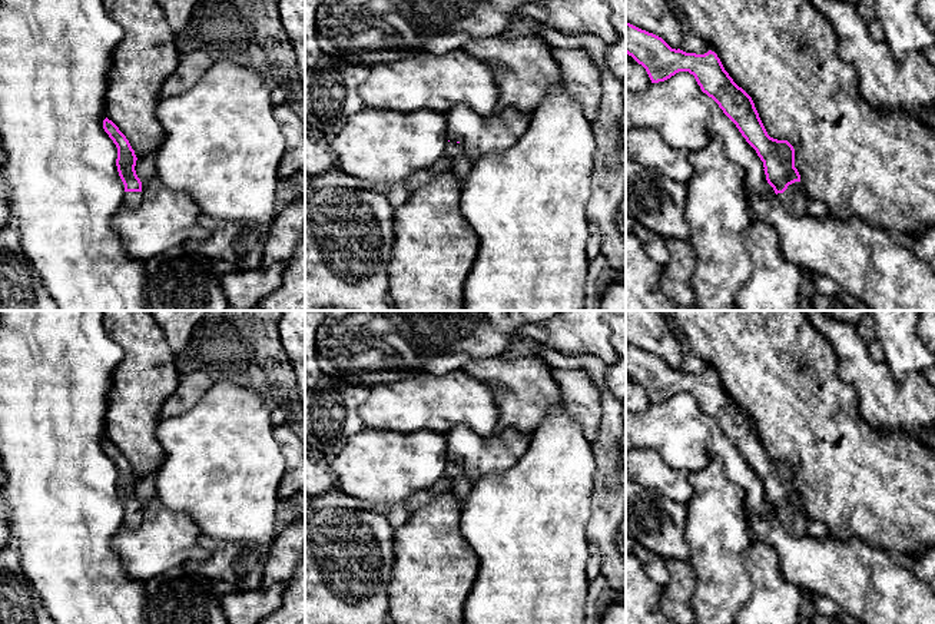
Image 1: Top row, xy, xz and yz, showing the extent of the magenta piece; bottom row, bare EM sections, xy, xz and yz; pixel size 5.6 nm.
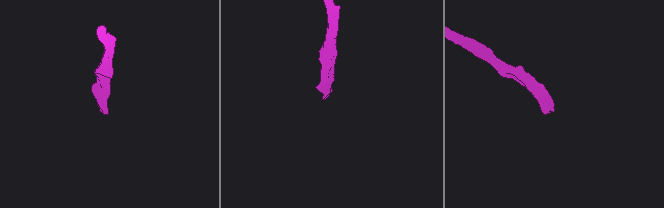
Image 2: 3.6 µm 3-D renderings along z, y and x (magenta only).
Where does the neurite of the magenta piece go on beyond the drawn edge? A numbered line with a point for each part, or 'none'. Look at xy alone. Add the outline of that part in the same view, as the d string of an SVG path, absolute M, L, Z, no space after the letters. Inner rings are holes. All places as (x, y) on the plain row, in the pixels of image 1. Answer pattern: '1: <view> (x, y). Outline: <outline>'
1: xy (132, 520). Outline: M125 512L123 525L127 528L135 528L142 521L142 512Z

